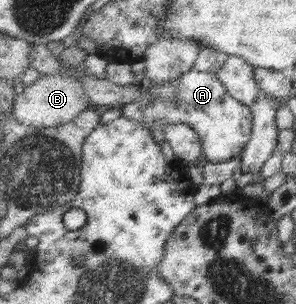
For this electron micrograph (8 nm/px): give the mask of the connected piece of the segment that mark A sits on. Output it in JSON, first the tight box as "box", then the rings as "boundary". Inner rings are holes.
{"box":[120,68,253,163],"boundary":[[[193,68],[174,82],[153,84],[147,88],[147,92],[160,97],[156,100],[153,97],[141,97],[125,103],[120,106],[121,116],[129,120],[139,120],[139,123],[143,123],[151,131],[164,130],[173,124],[191,125],[203,142],[203,157],[214,163],[231,161],[233,158],[241,159],[253,137],[252,107],[233,98],[216,72],[201,72]],[[176,101],[178,105],[175,105]]]}

